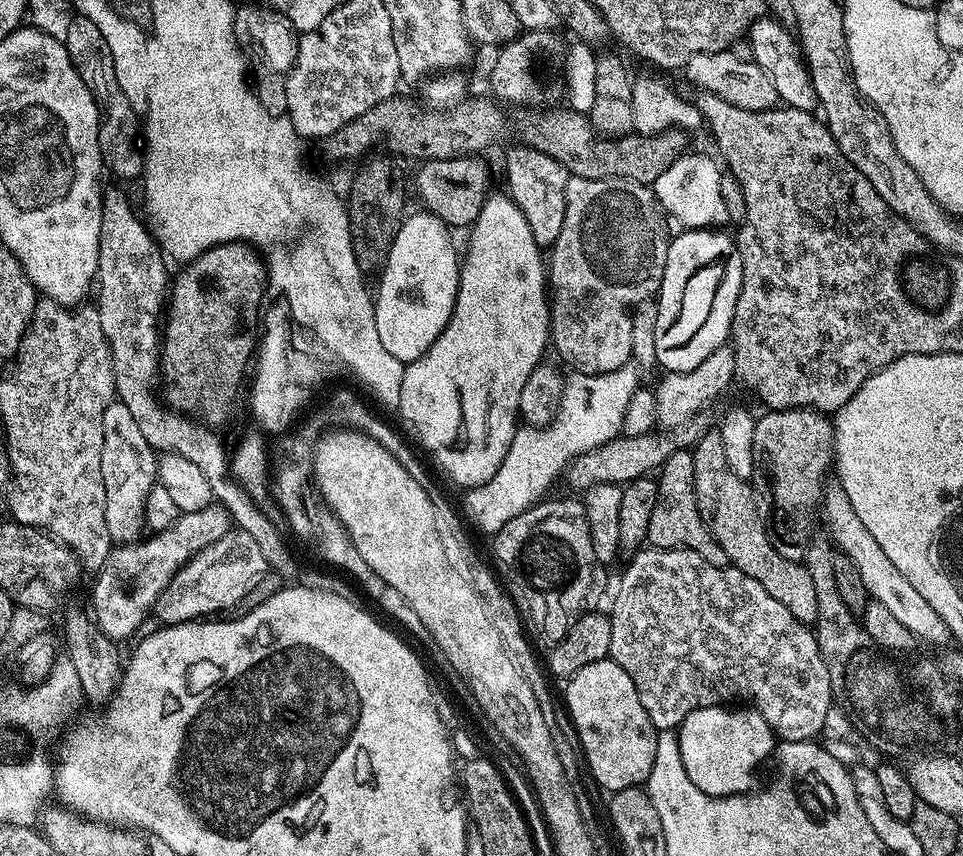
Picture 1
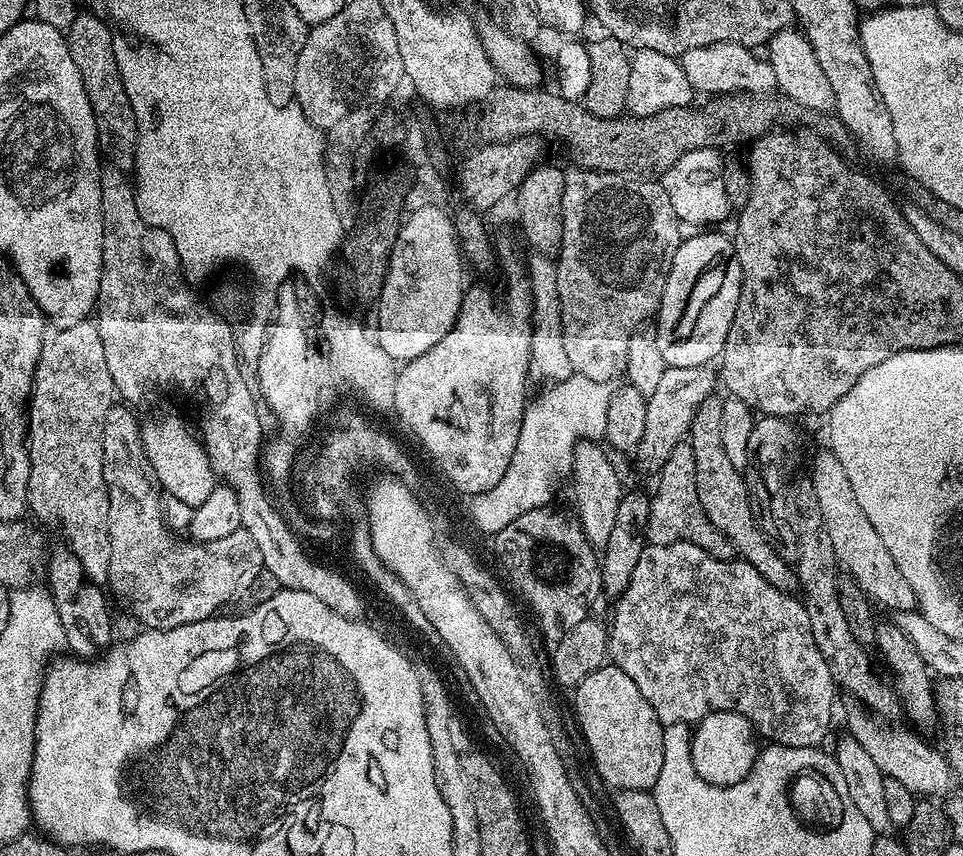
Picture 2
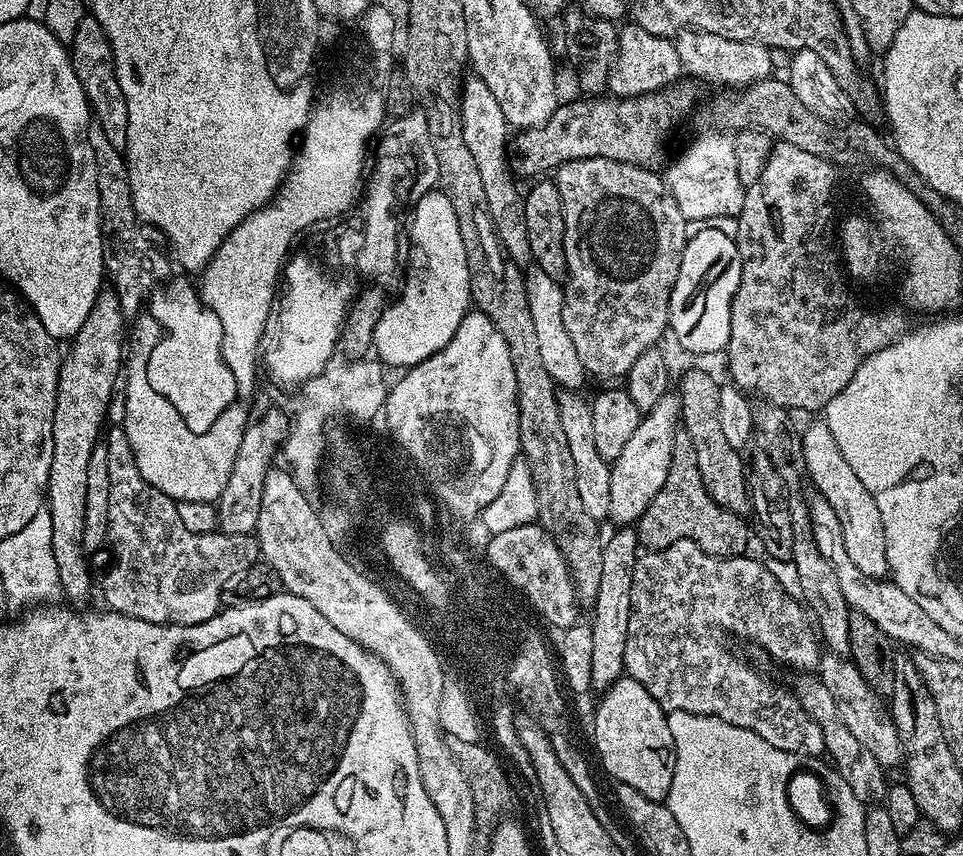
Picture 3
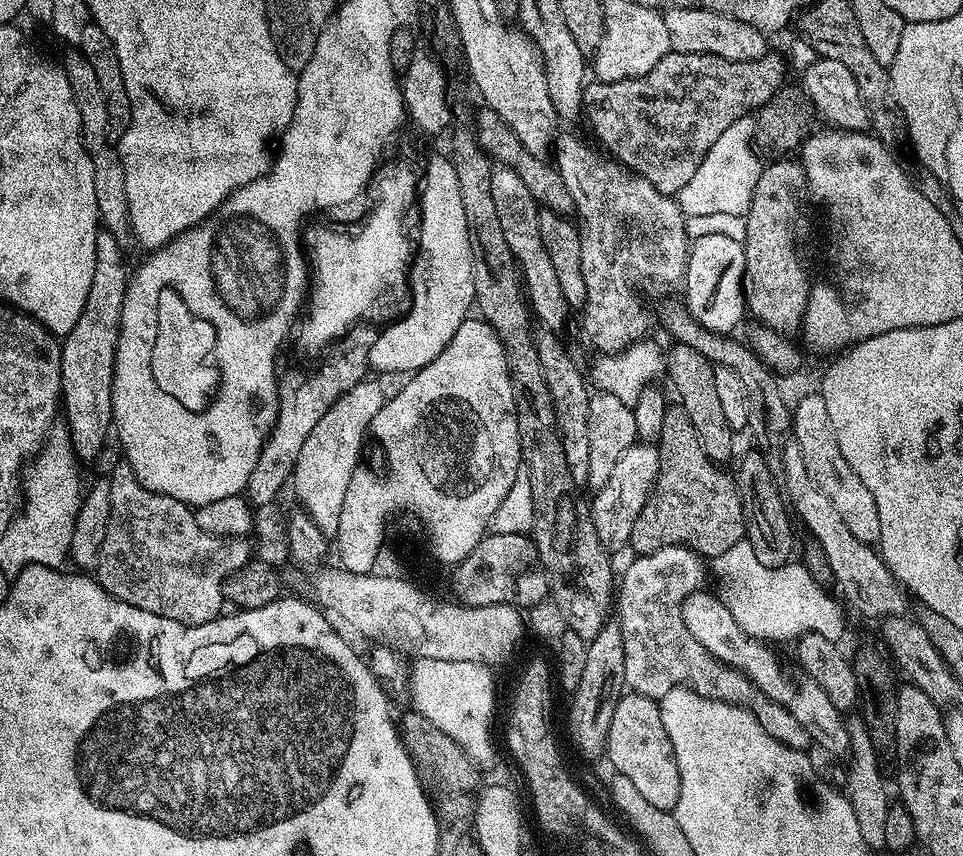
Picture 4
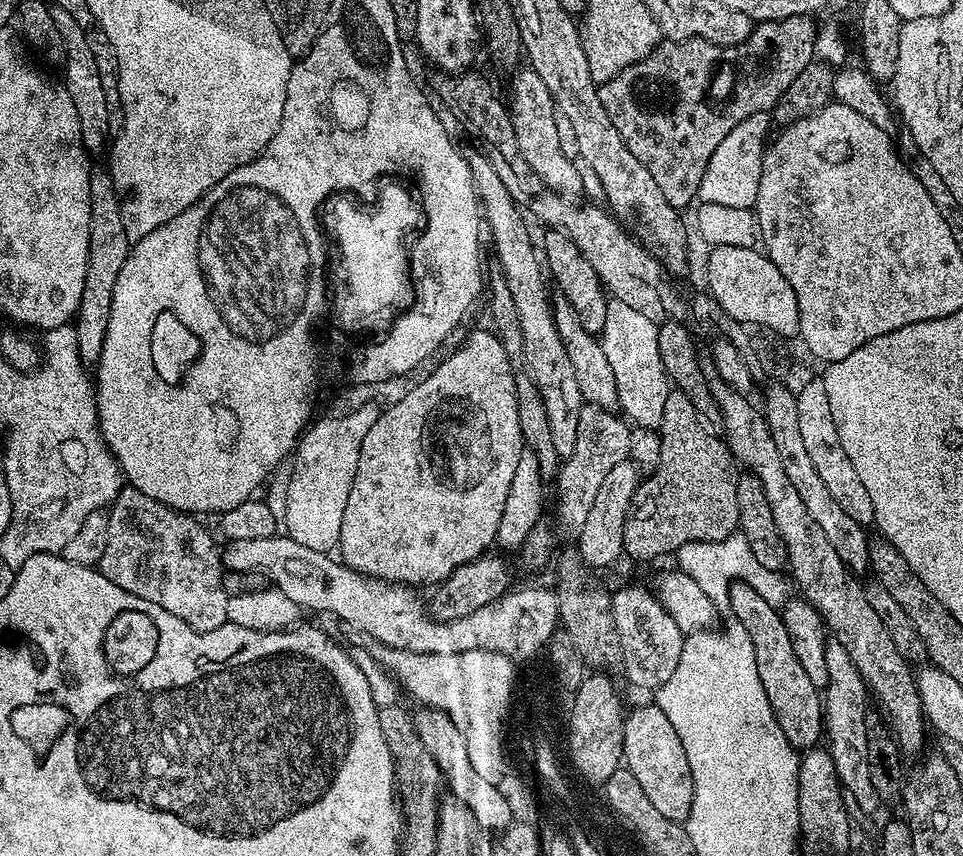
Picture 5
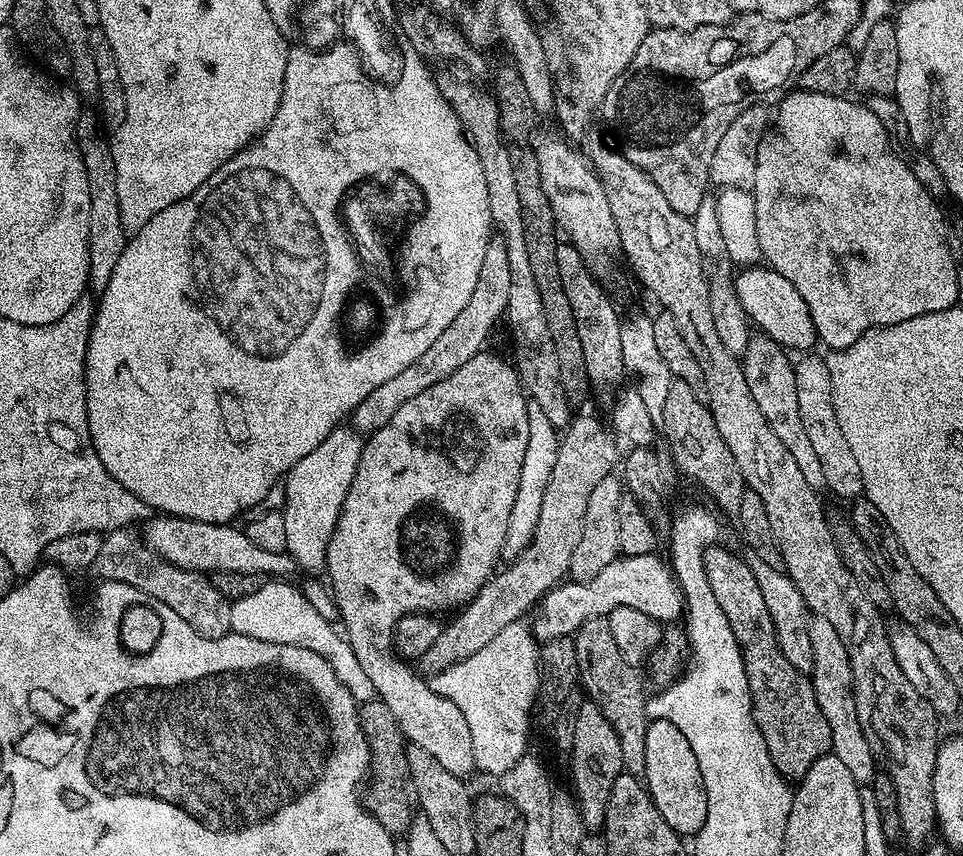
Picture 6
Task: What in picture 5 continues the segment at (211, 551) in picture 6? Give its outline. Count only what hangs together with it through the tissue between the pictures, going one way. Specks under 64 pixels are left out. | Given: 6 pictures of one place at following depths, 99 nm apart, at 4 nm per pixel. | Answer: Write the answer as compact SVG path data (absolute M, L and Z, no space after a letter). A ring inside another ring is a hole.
M277 534L272 538L242 538L231 541L223 549L222 559L225 569L229 572L261 572L268 576L269 581L279 592L286 594L290 602L294 602L301 610L307 610L312 614L320 614L320 596L324 596L324 588L328 588L328 596L332 596L332 559L326 552L310 550L299 542L294 542L286 534Z

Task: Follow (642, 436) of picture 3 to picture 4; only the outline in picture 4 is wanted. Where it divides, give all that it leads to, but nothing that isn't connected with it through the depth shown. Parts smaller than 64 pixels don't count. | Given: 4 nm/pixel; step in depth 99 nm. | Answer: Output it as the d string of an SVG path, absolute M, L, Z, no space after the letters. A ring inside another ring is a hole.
M637 442L618 458L610 478L595 493L596 497L590 500L590 511L594 530L598 530L598 538L605 550L620 548L629 543L634 530L634 522L638 522L638 514L646 506L652 493L652 487L660 473L660 449L652 442Z

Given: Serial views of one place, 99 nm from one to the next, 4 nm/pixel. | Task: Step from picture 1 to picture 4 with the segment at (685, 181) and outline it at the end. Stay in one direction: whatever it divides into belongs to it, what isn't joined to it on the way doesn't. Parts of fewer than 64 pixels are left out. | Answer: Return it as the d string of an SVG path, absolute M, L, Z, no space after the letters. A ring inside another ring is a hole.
M748 116L738 118L710 146L706 158L690 174L686 186L682 186L678 193L678 203L685 217L698 214L738 214L743 216L747 212L754 186L758 186L758 178L762 171L761 157L757 156L752 146L752 134Z

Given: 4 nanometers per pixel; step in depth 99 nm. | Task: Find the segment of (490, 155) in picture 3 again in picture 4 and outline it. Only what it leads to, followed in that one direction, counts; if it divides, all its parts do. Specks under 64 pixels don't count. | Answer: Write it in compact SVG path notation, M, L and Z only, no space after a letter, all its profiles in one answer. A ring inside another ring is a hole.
M503 166L493 167L490 194L494 198L494 210L498 210L498 222L502 222L502 235L506 237L506 246L510 246L510 254L514 254L516 267L520 269L533 313L537 317L549 316L552 320L566 319L570 306L562 294L562 286L558 286L558 274L554 274L550 254L546 254L546 246L542 246L542 230L538 230L541 205L537 204L534 194L526 190L522 178L518 178L514 170Z

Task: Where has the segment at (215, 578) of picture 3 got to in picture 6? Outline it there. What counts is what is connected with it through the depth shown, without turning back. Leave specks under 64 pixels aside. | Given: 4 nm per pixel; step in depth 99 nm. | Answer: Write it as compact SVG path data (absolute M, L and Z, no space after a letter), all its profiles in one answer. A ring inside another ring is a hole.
M119 528L107 533L102 542L102 550L98 550L98 558L94 558L92 568L100 575L101 581L122 582L126 586L134 586L142 594L152 596L158 602L170 606L182 622L208 640L217 640L227 636L232 631L230 614L232 605L212 585L211 579L205 573L182 570L170 562L166 562L154 550L144 543L141 533L128 528Z

